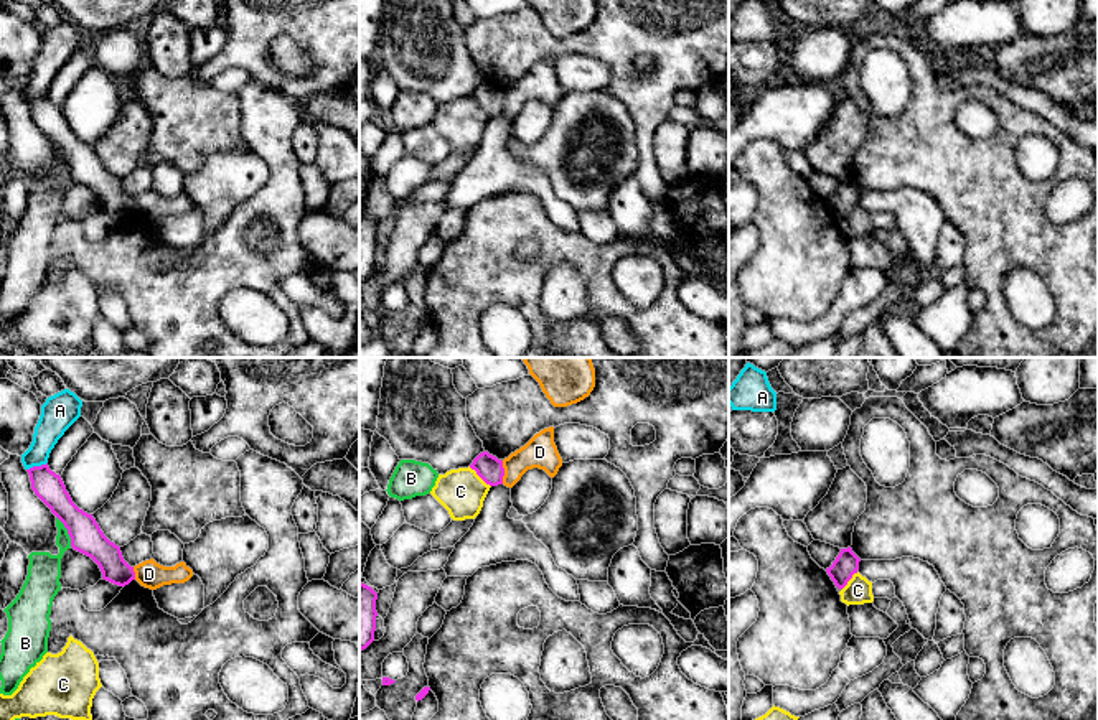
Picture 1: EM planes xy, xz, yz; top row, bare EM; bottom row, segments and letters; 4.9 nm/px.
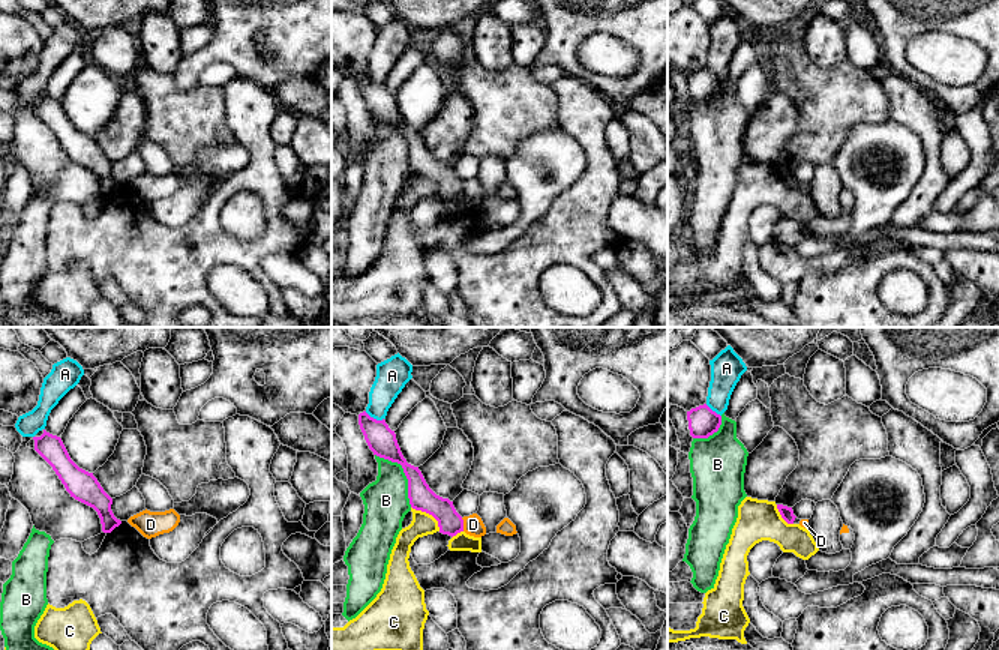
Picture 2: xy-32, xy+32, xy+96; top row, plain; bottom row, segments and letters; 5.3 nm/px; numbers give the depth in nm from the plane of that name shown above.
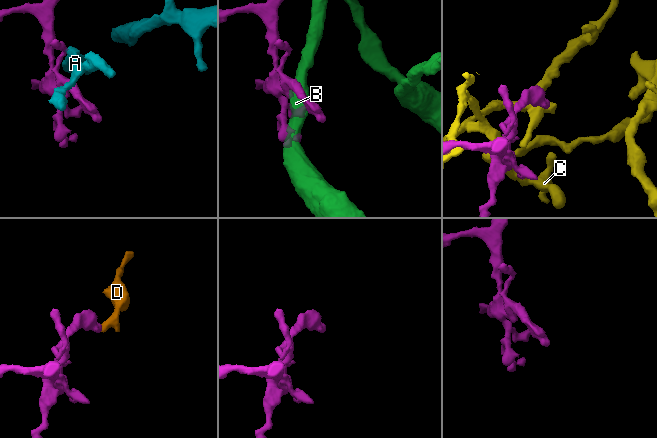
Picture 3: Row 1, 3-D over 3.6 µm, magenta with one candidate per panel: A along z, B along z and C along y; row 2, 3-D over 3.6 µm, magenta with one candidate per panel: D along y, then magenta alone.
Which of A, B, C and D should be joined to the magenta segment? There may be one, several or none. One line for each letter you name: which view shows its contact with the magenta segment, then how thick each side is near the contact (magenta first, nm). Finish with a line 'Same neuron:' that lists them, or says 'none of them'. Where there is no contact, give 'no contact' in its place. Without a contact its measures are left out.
Same neuron: none of them

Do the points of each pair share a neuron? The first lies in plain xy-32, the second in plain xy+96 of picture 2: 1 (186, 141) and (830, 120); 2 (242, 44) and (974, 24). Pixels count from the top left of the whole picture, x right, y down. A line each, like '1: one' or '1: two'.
1: one
2: one

